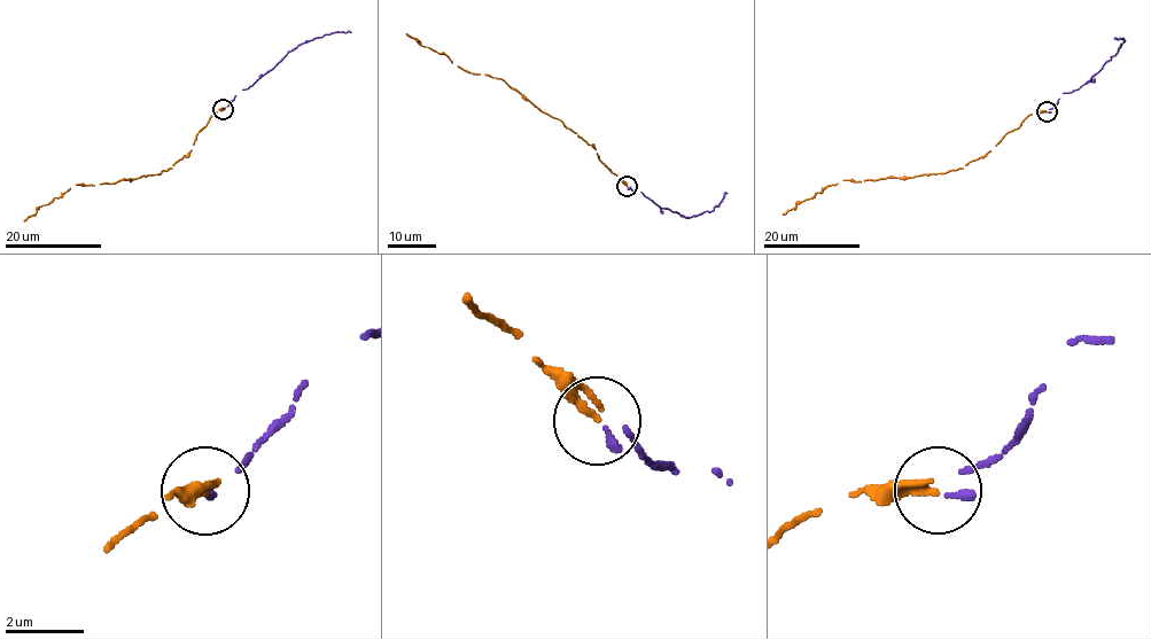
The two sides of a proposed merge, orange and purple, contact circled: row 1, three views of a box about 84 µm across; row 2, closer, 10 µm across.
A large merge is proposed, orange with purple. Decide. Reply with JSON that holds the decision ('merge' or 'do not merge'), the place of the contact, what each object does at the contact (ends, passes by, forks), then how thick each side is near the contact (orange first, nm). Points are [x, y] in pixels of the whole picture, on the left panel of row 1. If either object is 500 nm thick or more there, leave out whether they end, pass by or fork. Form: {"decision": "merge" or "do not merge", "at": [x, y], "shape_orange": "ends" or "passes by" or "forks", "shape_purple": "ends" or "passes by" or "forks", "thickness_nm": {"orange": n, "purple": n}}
{"decision": "merge", "at": [223, 109], "shape_orange": "passes by", "shape_purple": "ends", "thickness_nm": {"orange": 130, "purple": 170}}

